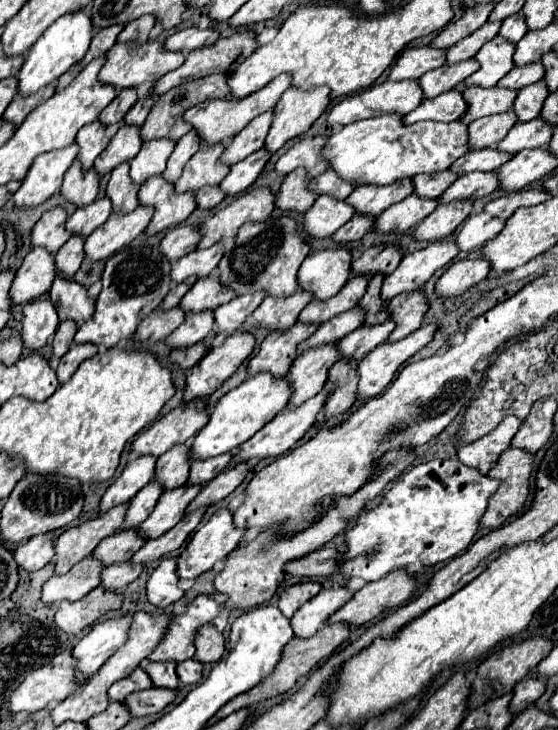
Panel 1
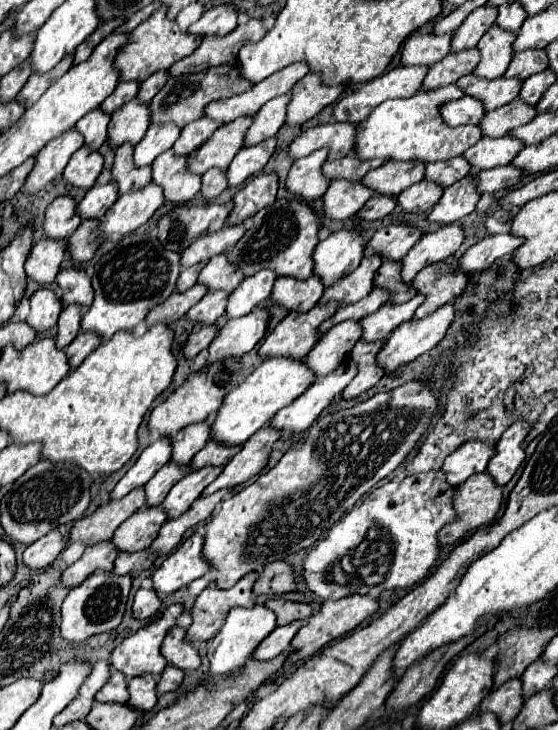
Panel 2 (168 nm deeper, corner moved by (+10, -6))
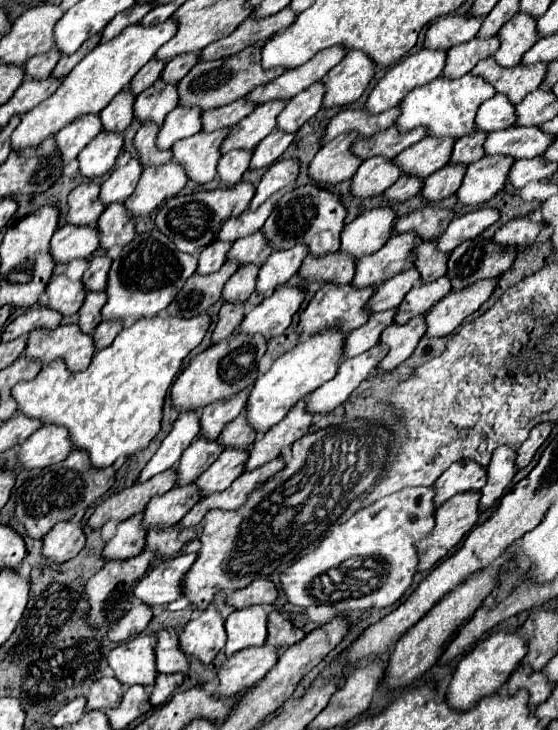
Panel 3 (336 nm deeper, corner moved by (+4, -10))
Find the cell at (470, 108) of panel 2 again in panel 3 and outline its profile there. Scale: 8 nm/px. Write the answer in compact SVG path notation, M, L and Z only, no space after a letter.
M495 94L487 102L483 102L475 116L477 128L481 128L485 132L509 128L515 124L515 120L517 120L515 106L503 94Z

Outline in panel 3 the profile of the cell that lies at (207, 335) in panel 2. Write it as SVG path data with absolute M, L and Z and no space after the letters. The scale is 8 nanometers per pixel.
M227 302L219 312L219 322L213 332L213 342L219 342L233 334L245 316L245 302Z

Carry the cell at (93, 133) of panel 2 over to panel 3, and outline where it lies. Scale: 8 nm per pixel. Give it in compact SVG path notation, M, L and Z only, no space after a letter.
M129 88L119 92L119 96L115 96L115 100L111 100L111 104L103 108L103 112L99 114L103 128L123 132L133 120L133 104L135 104L135 96Z

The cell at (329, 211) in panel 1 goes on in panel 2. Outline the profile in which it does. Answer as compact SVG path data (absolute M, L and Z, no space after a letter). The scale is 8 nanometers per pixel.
M335 180L331 182L329 190L323 196L323 214L331 220L345 220L351 218L355 212L363 208L363 204L373 196L369 188L361 182L349 180Z

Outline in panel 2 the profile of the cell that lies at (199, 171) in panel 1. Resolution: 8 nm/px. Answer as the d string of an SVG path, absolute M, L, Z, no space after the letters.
M241 118L219 126L213 136L187 158L187 170L197 176L203 176L211 168L227 170L233 156L241 150L241 142L247 128L251 126L251 120L253 118Z

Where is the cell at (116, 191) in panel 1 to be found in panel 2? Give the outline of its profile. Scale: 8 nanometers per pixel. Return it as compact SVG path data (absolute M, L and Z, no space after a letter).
M123 144L115 152L111 176L113 176L113 182L119 188L119 194L125 194L133 188L141 188L141 186L151 182L151 166L135 168L133 166L133 146Z

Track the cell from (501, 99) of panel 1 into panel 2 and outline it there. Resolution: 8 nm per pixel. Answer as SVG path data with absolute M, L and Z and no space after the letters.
M473 74L463 76L457 80L457 86L467 94L483 102L485 110L495 110L501 108L509 102L513 102L519 96L521 90L521 80L517 78L495 78L495 80L483 80Z

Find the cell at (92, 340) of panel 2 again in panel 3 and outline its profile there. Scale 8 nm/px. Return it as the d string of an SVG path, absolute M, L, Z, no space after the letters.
M103 320L95 330L95 348L97 350L107 348L121 330L123 330L121 320Z

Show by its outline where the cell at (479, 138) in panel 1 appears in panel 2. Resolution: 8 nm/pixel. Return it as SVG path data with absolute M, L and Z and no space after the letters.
M515 98L511 104L505 104L505 108L501 106L493 112L487 112L487 116L479 122L479 128L485 138L499 138L509 130L529 122L535 114L535 106L527 106L523 100Z

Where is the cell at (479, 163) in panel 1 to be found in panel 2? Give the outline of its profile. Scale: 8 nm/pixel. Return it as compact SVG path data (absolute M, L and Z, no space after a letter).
M513 136L481 138L473 148L469 148L469 152L465 152L463 158L477 170L489 170L511 164L511 160L517 156L521 148L523 144Z

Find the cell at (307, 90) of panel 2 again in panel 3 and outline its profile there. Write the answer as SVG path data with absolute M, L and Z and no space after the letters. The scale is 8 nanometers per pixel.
M351 50L325 78L327 94L323 106L345 106L355 102L369 86L377 72L377 64L359 50Z

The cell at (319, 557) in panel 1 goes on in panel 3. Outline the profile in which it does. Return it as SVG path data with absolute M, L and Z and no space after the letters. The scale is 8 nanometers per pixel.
M255 580L249 586L235 590L227 596L227 604L233 608L247 608L255 604L273 604L277 600L277 588L269 580Z

